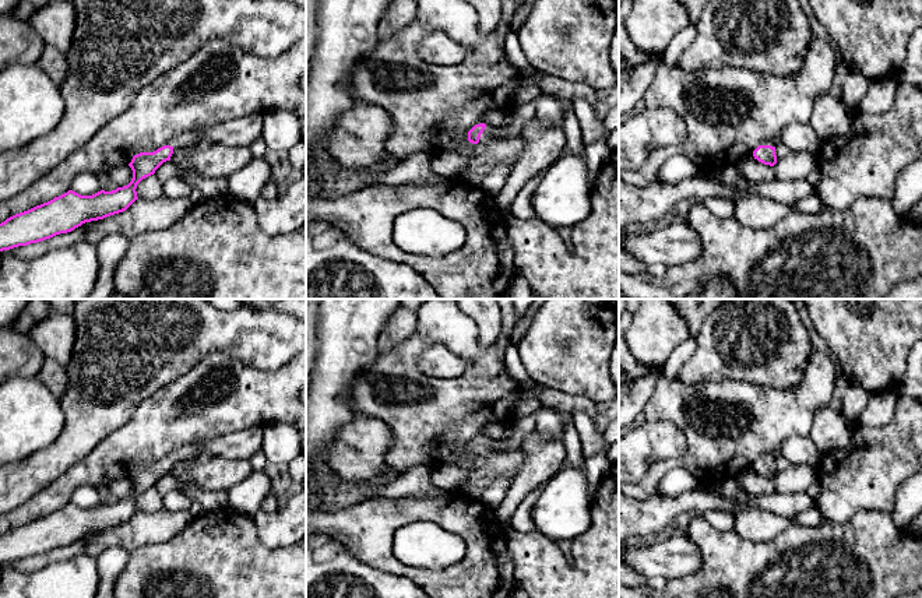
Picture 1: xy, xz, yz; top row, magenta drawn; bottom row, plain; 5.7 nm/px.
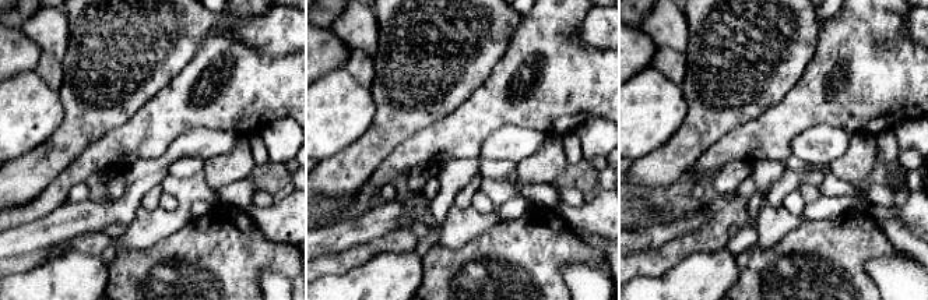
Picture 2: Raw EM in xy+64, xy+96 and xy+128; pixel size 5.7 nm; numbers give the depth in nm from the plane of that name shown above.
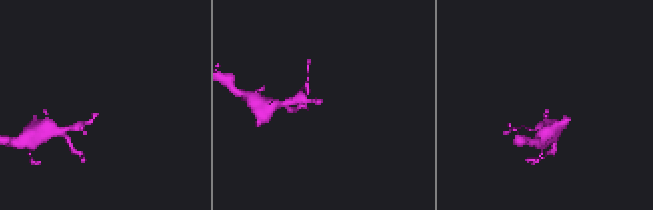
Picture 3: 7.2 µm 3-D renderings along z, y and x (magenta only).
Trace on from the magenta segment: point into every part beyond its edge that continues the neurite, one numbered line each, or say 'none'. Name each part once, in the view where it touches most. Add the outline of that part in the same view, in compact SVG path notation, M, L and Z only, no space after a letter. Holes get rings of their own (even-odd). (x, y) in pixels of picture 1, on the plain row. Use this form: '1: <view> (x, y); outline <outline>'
1: xz (496, 465); outline M486 439L481 447L479 455L485 458L485 464L471 471L465 482L457 492L468 500L481 500L483 492L496 479L513 479L518 472L524 451L521 447L510 453L500 454L497 447L503 440Z

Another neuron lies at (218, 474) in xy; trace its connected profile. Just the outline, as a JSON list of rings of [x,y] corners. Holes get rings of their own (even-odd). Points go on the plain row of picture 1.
[[[214,455],[205,464],[197,464],[194,460],[173,461],[170,474],[182,485],[194,485],[210,492],[228,492],[251,474],[251,465],[249,460]]]

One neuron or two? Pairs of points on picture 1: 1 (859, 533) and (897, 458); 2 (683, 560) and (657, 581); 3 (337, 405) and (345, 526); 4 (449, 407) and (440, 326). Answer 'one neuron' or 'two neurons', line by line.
1: two neurons
2: two neurons
3: two neurons
4: one neuron

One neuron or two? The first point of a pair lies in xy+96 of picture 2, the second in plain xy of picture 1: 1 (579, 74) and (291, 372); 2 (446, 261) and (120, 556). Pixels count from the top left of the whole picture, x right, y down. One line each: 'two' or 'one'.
1: one
2: two

